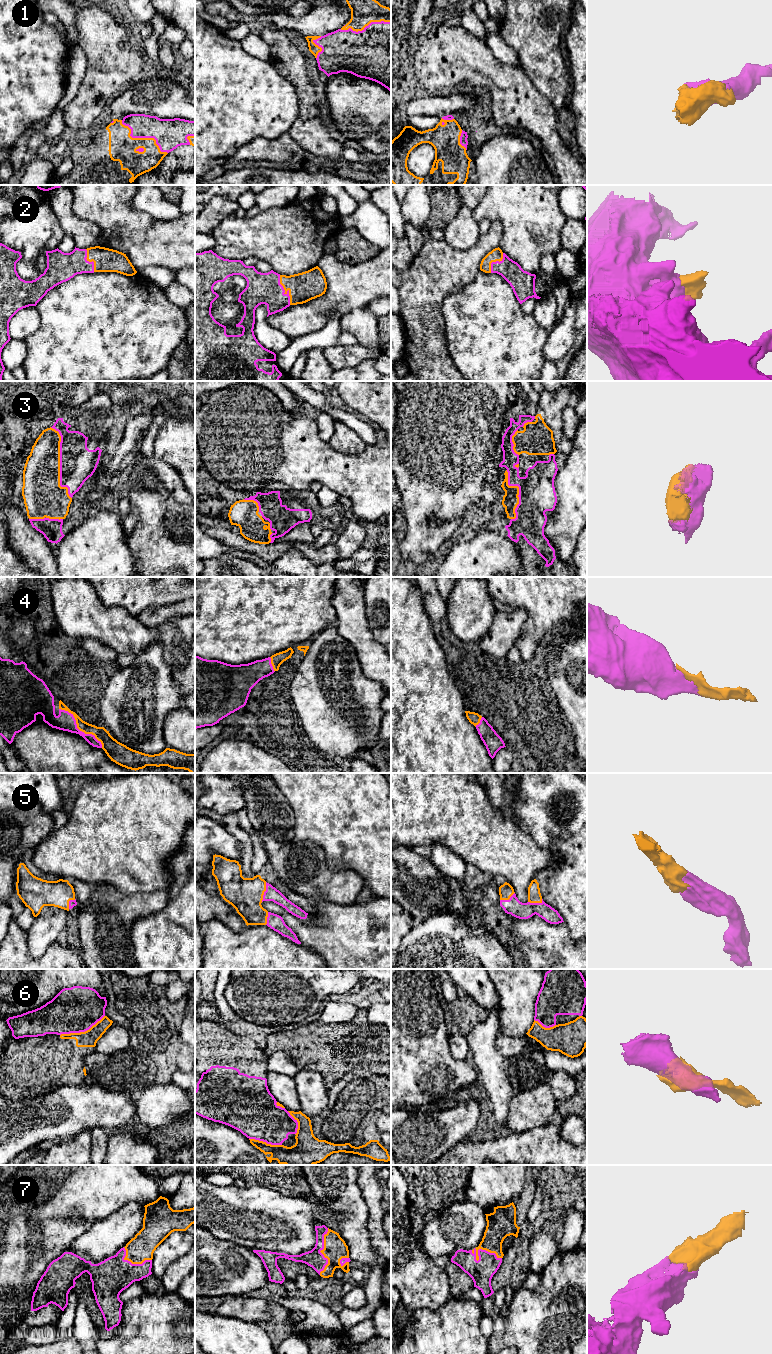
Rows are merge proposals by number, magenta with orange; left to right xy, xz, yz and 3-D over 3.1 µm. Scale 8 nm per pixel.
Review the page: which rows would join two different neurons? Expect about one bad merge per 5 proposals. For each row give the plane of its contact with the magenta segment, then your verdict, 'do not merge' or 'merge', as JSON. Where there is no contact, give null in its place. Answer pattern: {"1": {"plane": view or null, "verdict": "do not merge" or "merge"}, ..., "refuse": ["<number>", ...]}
{"1": {"plane": "xy", "verdict": "merge"}, "2": {"plane": "xz", "verdict": "merge"}, "3": {"plane": "xy", "verdict": "merge"}, "4": {"plane": "xy", "verdict": "merge"}, "5": {"plane": "xz", "verdict": "merge"}, "6": {"plane": "xy", "verdict": "do not merge"}, "7": {"plane": "yz", "verdict": "merge"}, "refuse": ["6"]}

